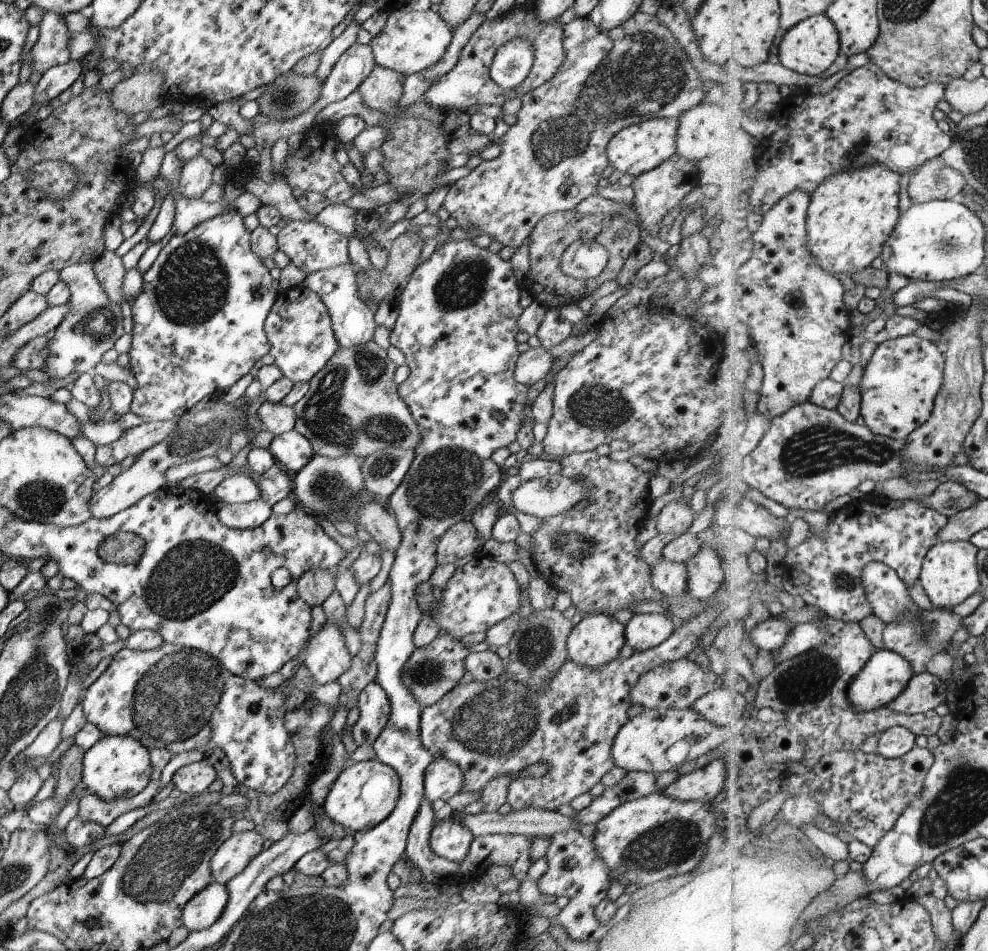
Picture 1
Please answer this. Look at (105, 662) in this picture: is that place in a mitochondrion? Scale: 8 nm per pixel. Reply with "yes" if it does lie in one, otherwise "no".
no

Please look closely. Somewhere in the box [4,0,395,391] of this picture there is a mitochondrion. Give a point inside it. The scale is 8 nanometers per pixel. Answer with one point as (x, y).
(192, 284)

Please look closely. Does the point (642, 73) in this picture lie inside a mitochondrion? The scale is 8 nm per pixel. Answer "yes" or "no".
yes

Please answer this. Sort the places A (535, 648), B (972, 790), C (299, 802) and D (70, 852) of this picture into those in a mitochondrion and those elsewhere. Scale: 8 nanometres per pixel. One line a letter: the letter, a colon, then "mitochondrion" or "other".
A: mitochondrion
B: mitochondrion
C: other
D: other

